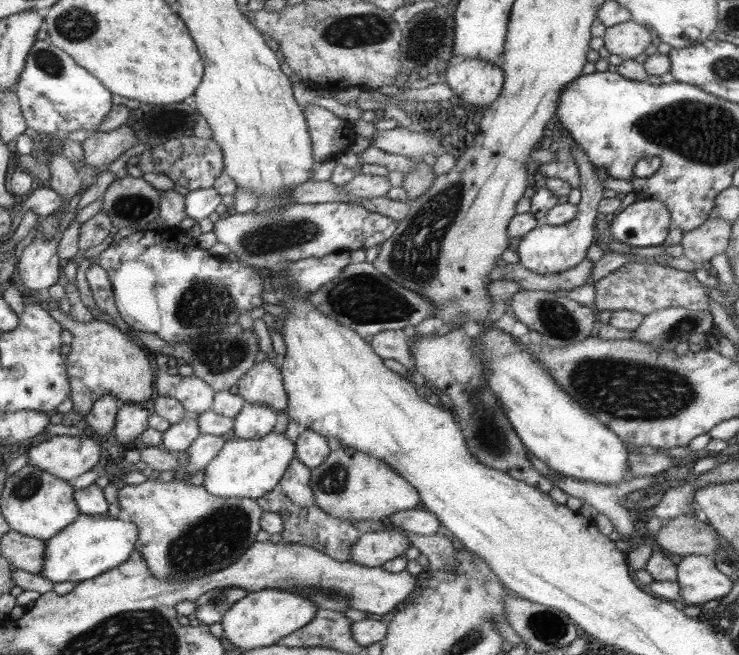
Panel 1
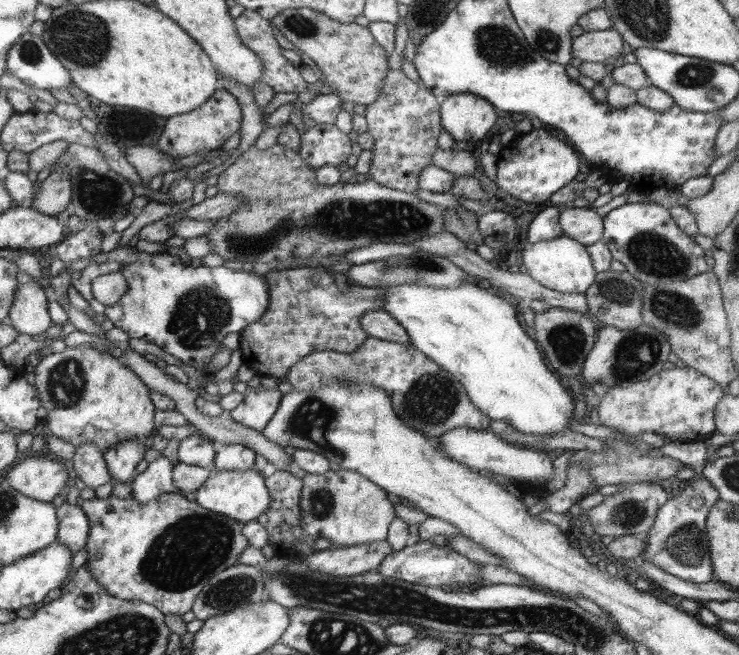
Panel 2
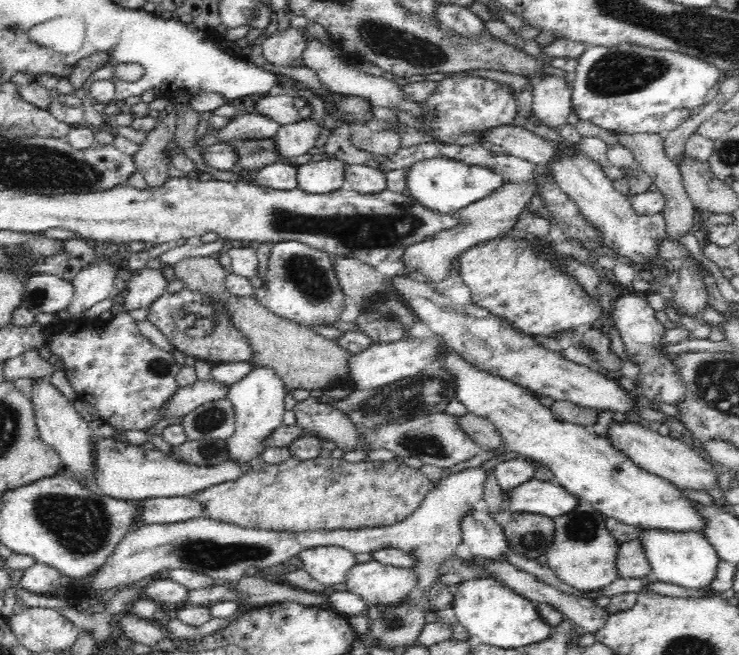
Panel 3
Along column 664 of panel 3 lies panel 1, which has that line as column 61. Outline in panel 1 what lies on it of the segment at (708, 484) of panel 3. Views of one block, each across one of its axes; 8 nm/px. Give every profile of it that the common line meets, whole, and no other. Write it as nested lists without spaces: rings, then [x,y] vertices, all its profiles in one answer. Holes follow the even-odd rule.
[[[88,434],[54,436],[28,450],[28,465],[50,472],[62,480],[72,480],[88,472],[100,460],[100,444]]]

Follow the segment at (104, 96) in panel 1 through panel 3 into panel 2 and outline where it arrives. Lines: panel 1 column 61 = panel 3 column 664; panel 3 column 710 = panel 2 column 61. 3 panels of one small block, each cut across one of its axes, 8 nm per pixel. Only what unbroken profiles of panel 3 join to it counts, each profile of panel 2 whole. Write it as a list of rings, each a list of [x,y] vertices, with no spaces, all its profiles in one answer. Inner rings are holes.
[[[30,32],[8,51],[7,69],[30,89],[76,90],[70,72],[59,57],[44,44],[43,37]]]

